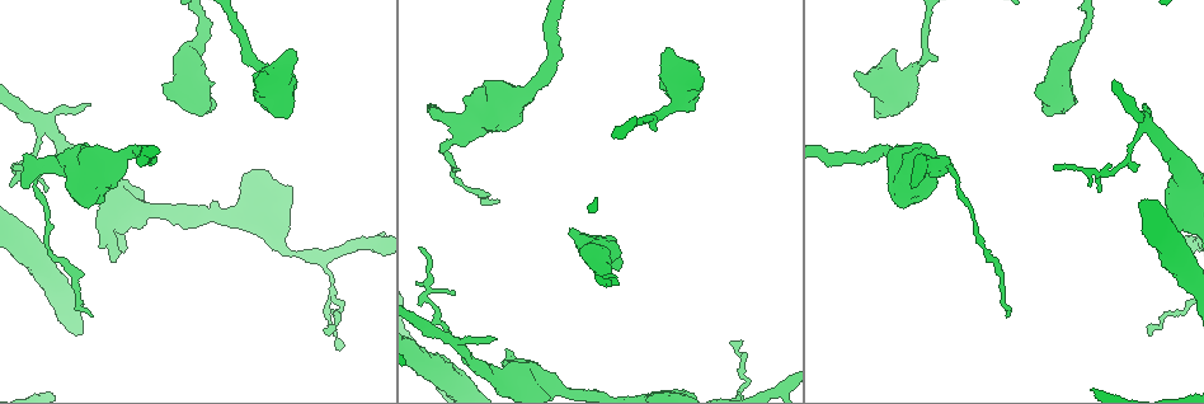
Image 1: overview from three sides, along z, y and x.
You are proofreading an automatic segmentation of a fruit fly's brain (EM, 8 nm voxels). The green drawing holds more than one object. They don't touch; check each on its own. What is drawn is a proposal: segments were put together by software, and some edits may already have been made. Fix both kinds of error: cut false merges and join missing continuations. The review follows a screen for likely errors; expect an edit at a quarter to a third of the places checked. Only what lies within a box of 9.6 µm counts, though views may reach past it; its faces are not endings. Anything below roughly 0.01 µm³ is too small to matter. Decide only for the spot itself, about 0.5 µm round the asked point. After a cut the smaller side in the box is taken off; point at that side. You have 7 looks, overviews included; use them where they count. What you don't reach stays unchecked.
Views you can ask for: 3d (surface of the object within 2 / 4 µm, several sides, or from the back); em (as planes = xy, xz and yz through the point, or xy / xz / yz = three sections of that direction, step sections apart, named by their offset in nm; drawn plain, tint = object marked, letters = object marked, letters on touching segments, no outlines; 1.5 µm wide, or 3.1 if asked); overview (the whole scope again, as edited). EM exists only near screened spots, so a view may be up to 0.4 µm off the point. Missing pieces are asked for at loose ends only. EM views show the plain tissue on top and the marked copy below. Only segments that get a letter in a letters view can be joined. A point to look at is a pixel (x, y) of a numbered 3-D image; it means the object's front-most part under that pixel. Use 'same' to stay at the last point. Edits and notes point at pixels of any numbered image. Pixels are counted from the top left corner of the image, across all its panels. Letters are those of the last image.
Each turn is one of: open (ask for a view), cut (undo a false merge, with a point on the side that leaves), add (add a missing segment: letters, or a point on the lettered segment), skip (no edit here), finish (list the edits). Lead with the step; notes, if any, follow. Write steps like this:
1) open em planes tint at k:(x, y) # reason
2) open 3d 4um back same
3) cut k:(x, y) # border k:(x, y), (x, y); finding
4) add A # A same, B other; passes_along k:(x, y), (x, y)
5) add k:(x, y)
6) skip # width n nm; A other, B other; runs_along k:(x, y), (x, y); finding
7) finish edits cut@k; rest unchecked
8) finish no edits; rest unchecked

open em xy step 4 tint at 1:(911, 188) # free end

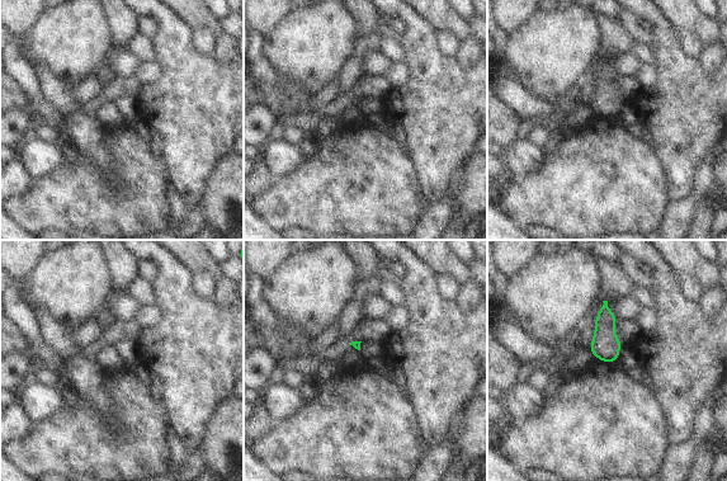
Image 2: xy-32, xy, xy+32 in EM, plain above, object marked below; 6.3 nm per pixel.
open em planes letters same

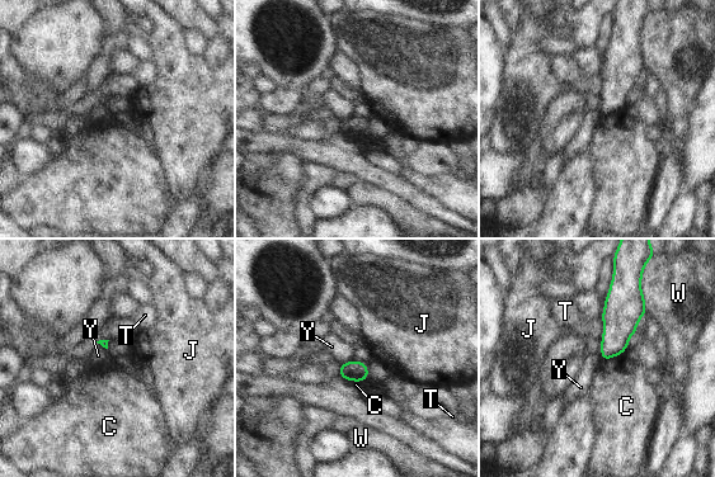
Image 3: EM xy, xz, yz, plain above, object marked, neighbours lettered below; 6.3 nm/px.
skip # longest_contact W 200 nm; C other, J other, T other, W other, Y other; border 3:(625, 350), (602, 360); none of them fits

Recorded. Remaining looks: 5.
open 3d 4um at 1:(1135, 168) # an open end

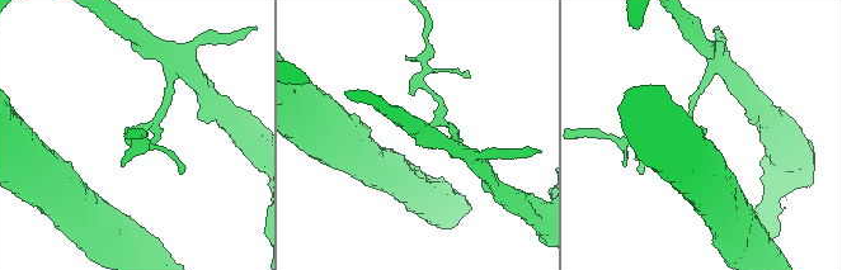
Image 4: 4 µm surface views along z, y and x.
open em xy step 4 tint at 4:(705, 135)

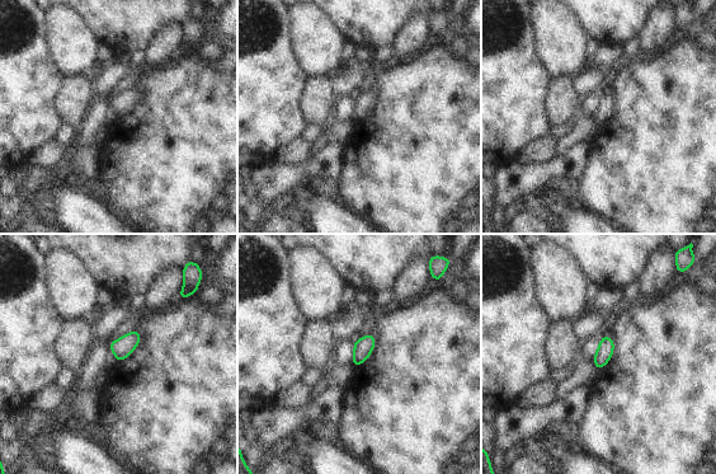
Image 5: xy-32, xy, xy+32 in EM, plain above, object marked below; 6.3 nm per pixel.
open em planes letters same

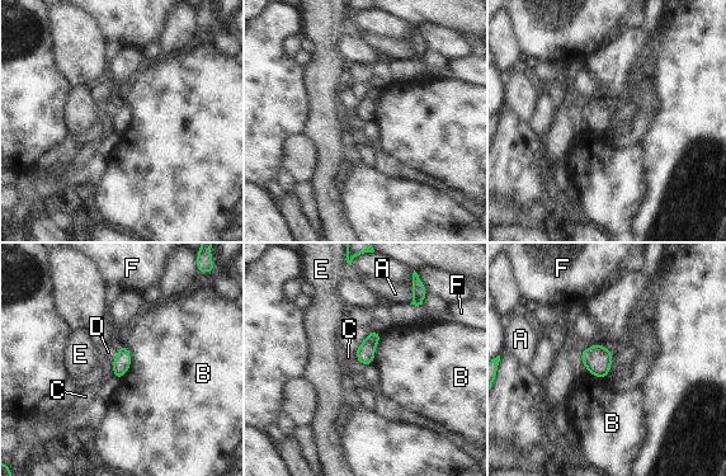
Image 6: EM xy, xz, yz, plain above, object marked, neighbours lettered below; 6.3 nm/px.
skip # A other, B other, C other, D other, E other, F other; border 6:(122, 343), (130, 368), (119, 380); no lettered segment goes on from it

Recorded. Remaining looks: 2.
finish no edits; rest unchecked

